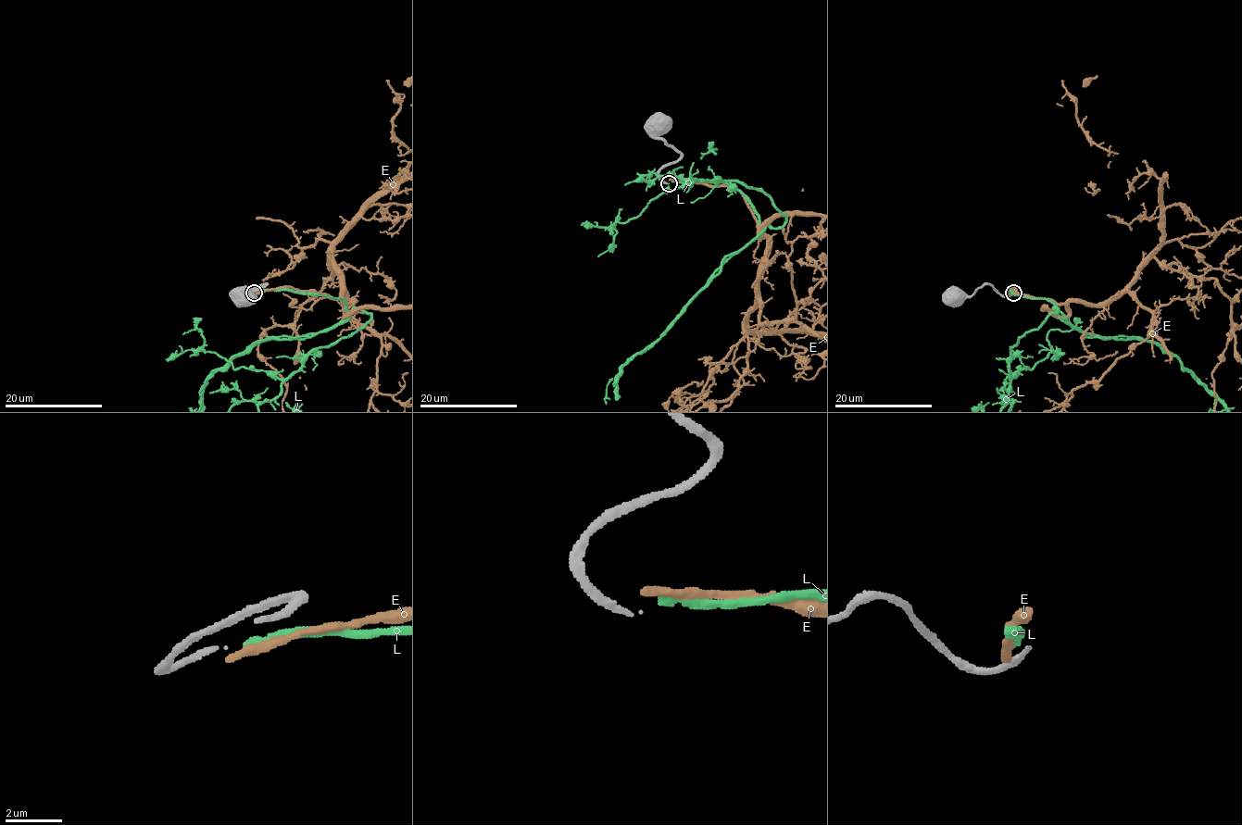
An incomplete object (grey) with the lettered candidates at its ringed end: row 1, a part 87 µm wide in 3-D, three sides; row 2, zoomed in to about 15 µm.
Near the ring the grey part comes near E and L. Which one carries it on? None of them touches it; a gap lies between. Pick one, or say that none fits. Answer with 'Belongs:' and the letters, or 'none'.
Belongs: none

